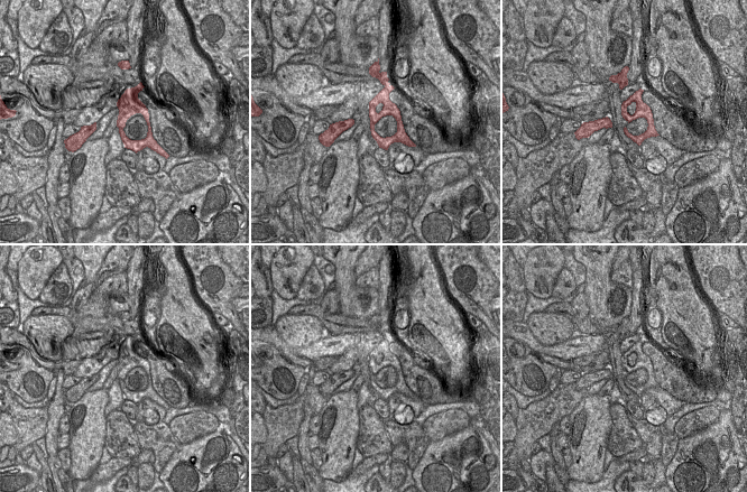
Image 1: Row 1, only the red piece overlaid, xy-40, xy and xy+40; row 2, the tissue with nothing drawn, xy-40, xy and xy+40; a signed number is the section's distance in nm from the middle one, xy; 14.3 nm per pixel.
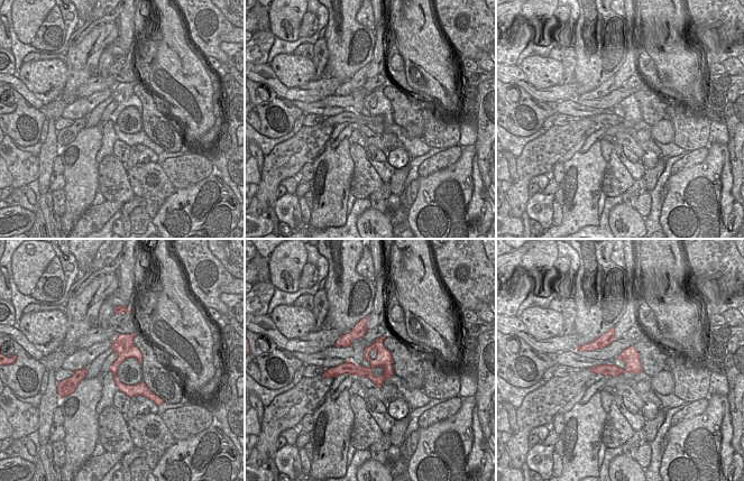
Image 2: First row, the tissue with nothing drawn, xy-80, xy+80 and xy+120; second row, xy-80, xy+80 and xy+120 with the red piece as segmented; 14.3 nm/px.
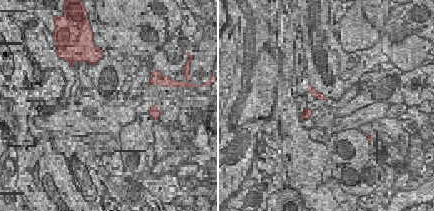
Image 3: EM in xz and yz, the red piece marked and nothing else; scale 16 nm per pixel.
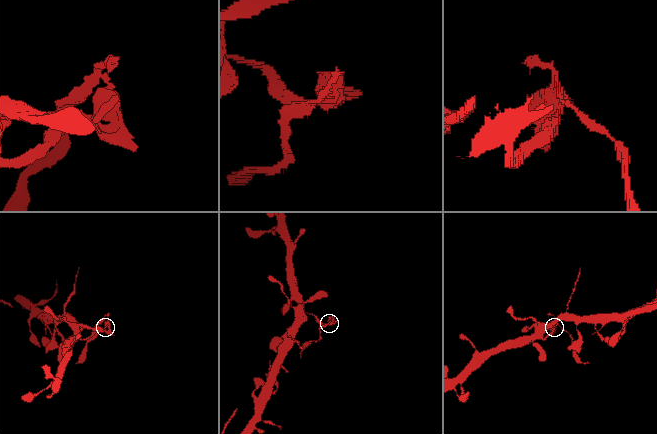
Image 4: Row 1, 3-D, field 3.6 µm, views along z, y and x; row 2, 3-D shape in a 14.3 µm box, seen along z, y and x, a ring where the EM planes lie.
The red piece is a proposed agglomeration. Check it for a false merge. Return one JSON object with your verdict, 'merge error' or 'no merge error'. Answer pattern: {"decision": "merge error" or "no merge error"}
{"decision": "merge error"}

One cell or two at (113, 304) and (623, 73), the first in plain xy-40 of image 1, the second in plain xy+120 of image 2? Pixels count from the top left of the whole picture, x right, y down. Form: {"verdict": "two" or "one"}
{"verdict": "two"}

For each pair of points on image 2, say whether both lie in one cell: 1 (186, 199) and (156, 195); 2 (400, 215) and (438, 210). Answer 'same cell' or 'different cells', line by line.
1: different cells
2: different cells

